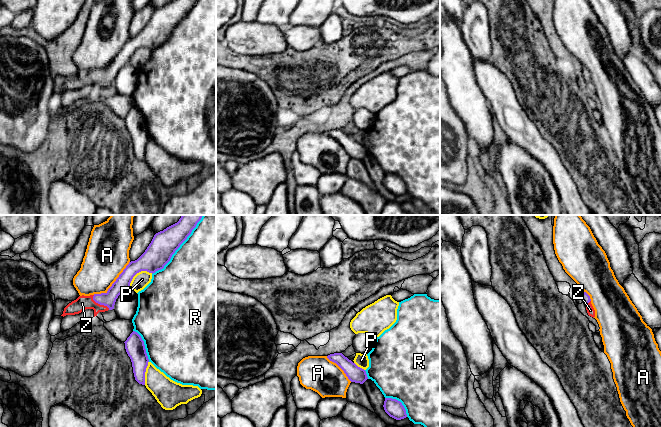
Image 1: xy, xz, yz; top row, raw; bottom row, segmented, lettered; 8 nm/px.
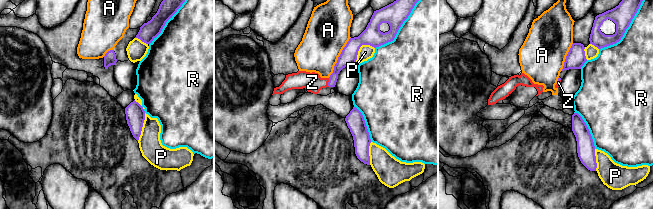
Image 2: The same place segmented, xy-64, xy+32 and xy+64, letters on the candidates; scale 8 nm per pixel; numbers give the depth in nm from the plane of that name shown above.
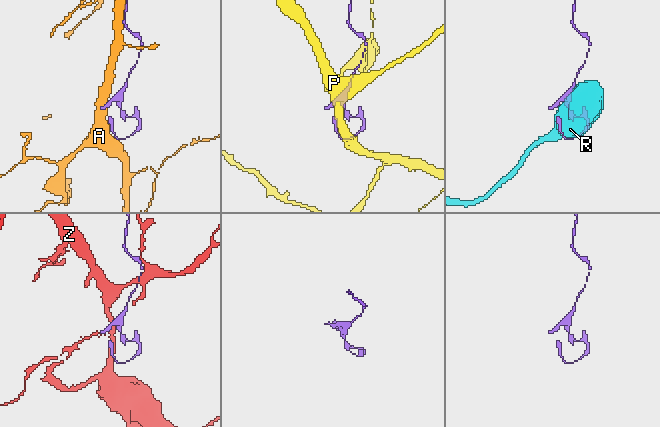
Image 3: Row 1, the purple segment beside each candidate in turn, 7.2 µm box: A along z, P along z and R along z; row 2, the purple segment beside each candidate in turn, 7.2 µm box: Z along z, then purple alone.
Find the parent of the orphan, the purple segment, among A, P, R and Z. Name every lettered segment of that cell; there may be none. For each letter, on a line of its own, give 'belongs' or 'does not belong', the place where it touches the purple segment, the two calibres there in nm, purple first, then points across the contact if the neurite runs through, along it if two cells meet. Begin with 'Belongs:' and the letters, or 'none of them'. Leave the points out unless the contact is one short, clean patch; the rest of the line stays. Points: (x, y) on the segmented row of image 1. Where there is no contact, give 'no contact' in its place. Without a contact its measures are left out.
Belongs: Z
A: does not belong | xy (113, 283) | 120/360 nm
P: does not belong | xy (138, 272) | 200/120 nm
R: does not belong | xy (179, 246) | 200/500 nm
Z: belongs | xy (100, 304) | 120/120 nm

